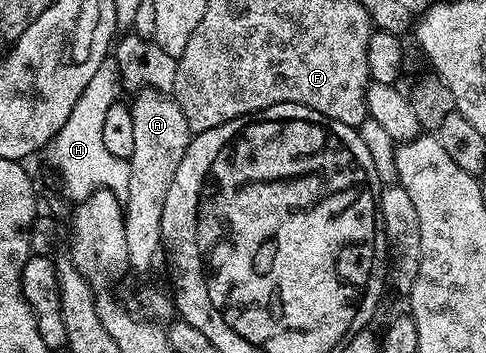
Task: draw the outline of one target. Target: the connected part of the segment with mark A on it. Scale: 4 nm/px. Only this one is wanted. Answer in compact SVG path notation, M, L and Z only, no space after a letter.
M139 90L129 104L132 113L133 144L128 189L124 196L124 241L128 245L128 261L133 270L146 271L162 251L162 218L164 200L172 186L172 177L184 161L192 132L173 94L157 90Z

